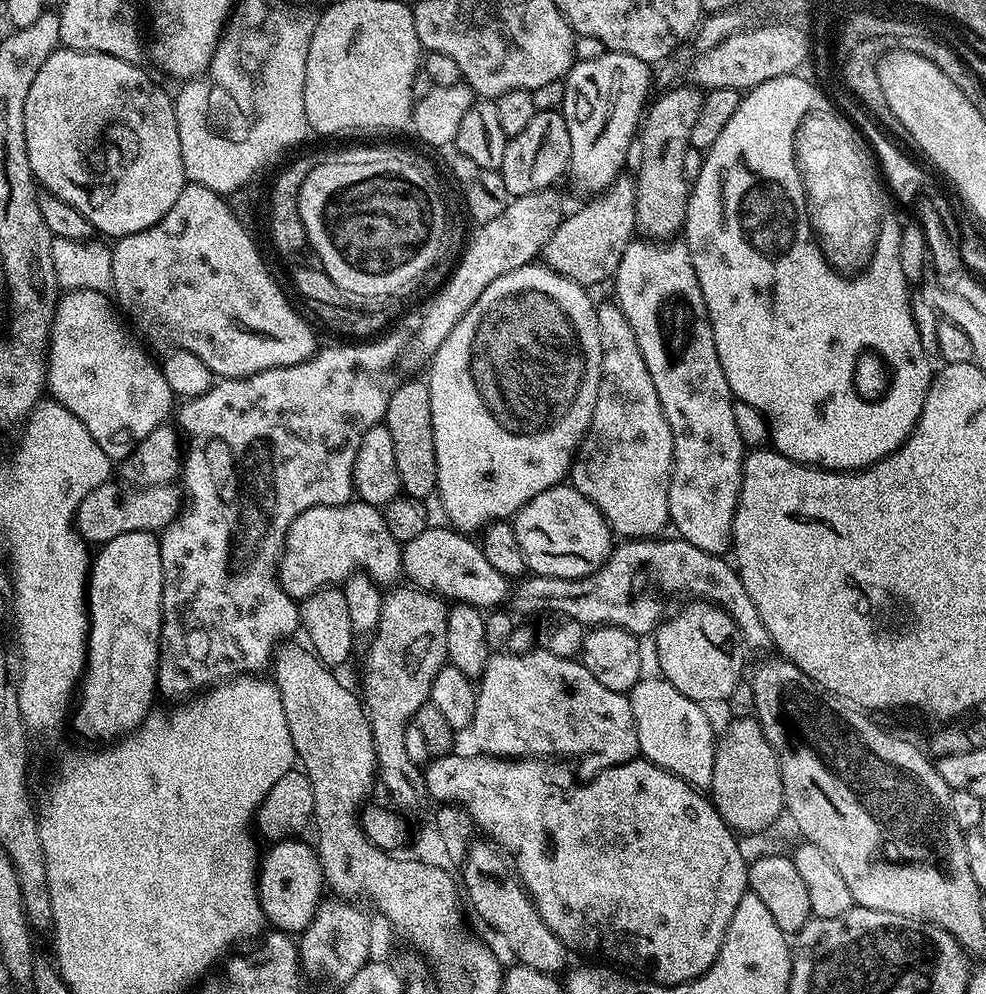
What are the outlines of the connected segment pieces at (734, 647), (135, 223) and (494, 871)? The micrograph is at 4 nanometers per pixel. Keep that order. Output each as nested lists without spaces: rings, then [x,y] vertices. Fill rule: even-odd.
[[[696,602],[685,612],[677,611],[671,619],[660,625],[654,633],[656,660],[660,663],[659,675],[682,690],[686,698],[705,706],[727,702],[734,694],[734,686],[742,682],[745,645],[738,626],[723,608],[705,606]],[[673,619],[673,620],[672,620]],[[672,620],[672,621],[671,621]]]
[[[63,46],[56,49],[42,62],[42,70],[30,86],[30,94],[26,94],[26,154],[30,158],[30,170],[36,183],[43,191],[50,192],[68,203],[74,211],[82,214],[82,218],[92,223],[93,229],[104,236],[119,238],[138,234],[160,220],[178,202],[178,194],[182,194],[186,183],[184,163],[182,162],[182,142],[178,142],[178,122],[176,121],[176,105],[173,97],[160,84],[155,84],[140,64],[131,64],[122,58],[114,58],[110,54],[97,52],[79,52]]]
[[[480,838],[468,848],[462,868],[462,892],[467,903],[469,900],[473,910],[508,943],[509,950],[517,956],[515,959],[539,972],[563,973],[566,955],[564,943],[545,926],[536,903],[510,867],[509,857],[497,845]]]

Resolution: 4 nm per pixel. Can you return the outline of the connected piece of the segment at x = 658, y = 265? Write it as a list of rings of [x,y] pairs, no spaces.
[[[680,238],[667,242],[633,239],[626,246],[626,254],[622,254],[622,262],[618,262],[615,284],[614,302],[622,314],[626,314],[626,322],[630,322],[634,338],[638,338],[638,350],[642,350],[650,378],[654,378],[654,390],[658,390],[658,402],[662,402],[662,410],[666,414],[666,422],[670,422],[674,438],[672,477],[668,491],[671,527],[676,527],[675,535],[690,542],[690,546],[698,546],[698,550],[706,550],[715,556],[724,556],[732,548],[732,527],[742,486],[746,447],[740,437],[740,428],[736,425],[737,405],[726,382],[726,374],[722,374],[722,362],[718,362],[714,330],[710,326],[702,286],[698,282],[688,245]]]

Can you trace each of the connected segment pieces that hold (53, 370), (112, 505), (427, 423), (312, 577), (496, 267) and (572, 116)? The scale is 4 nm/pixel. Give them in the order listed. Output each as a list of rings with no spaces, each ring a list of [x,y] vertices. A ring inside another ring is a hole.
[[[74,289],[65,291],[56,301],[52,332],[48,335],[47,395],[70,410],[70,414],[74,414],[74,418],[78,418],[78,422],[86,426],[90,438],[98,442],[98,446],[102,446],[102,450],[113,462],[129,456],[138,442],[142,442],[142,438],[150,434],[150,430],[165,423],[174,412],[174,397],[170,382],[166,382],[164,377],[163,367],[157,361],[155,364],[144,353],[145,345],[129,331],[126,324],[124,329],[123,323],[125,321],[105,293],[95,292],[93,289]]]
[[[105,482],[91,490],[90,494],[86,494],[86,498],[82,498],[76,511],[74,527],[89,545],[105,544],[110,538],[118,538],[118,534],[134,534],[135,532],[159,534],[168,528],[170,522],[174,522],[182,511],[181,489],[172,484],[129,490],[119,483],[116,483],[117,485],[112,483]]]
[[[423,379],[408,380],[397,383],[390,394],[390,402],[386,406],[386,414],[382,421],[390,430],[390,438],[394,438],[394,462],[398,462],[398,478],[403,495],[412,496],[415,500],[427,501],[428,495],[436,492],[438,482],[438,458],[434,450],[434,430],[430,414],[430,390]]]
[[[349,502],[338,506],[314,506],[300,514],[292,523],[278,569],[282,590],[286,590],[290,599],[299,602],[308,596],[313,596],[315,592],[320,592],[323,588],[343,585],[351,576],[359,572],[369,576],[378,586],[399,585],[404,576],[402,545],[396,541],[394,534],[390,534],[384,521],[384,513],[377,505]]]
[[[555,187],[544,188],[534,194],[526,194],[509,199],[506,210],[498,214],[498,218],[479,225],[475,229],[472,241],[464,248],[452,277],[444,284],[444,289],[429,302],[420,316],[420,329],[416,332],[416,352],[424,358],[430,358],[446,342],[450,330],[458,326],[458,322],[482,298],[482,290],[494,282],[494,278],[502,278],[502,274],[510,274],[510,270],[518,270],[522,266],[533,263],[543,253],[546,242],[550,242],[550,234],[558,230],[560,221],[566,215],[564,200],[556,193]]]
[[[605,50],[602,58],[590,58],[589,60],[576,60],[572,67],[569,69],[564,80],[565,98],[562,105],[564,114],[564,121],[566,122],[566,130],[570,130],[570,162],[568,163],[570,169],[570,177],[581,188],[582,191],[588,192],[584,194],[595,194],[604,191],[605,188],[611,186],[616,180],[617,176],[625,171],[624,159],[628,156],[628,147],[632,144],[632,139],[635,138],[636,132],[638,136],[638,129],[642,124],[642,117],[650,103],[650,95],[648,91],[652,88],[652,80],[654,84],[653,69],[646,62],[642,62],[638,58],[634,58],[630,54],[622,54],[621,52],[610,52]]]

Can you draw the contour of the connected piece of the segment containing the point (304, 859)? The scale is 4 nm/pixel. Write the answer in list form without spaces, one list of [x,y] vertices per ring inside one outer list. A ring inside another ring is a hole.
[[[293,838],[273,843],[269,847],[272,849],[269,850],[265,858],[263,855],[263,865],[258,870],[260,909],[264,912],[264,919],[273,929],[289,934],[299,934],[310,926],[310,922],[314,918],[314,914],[326,892],[324,871],[320,869],[320,857],[317,856],[315,847],[311,843],[303,844],[302,841],[303,839]]]

